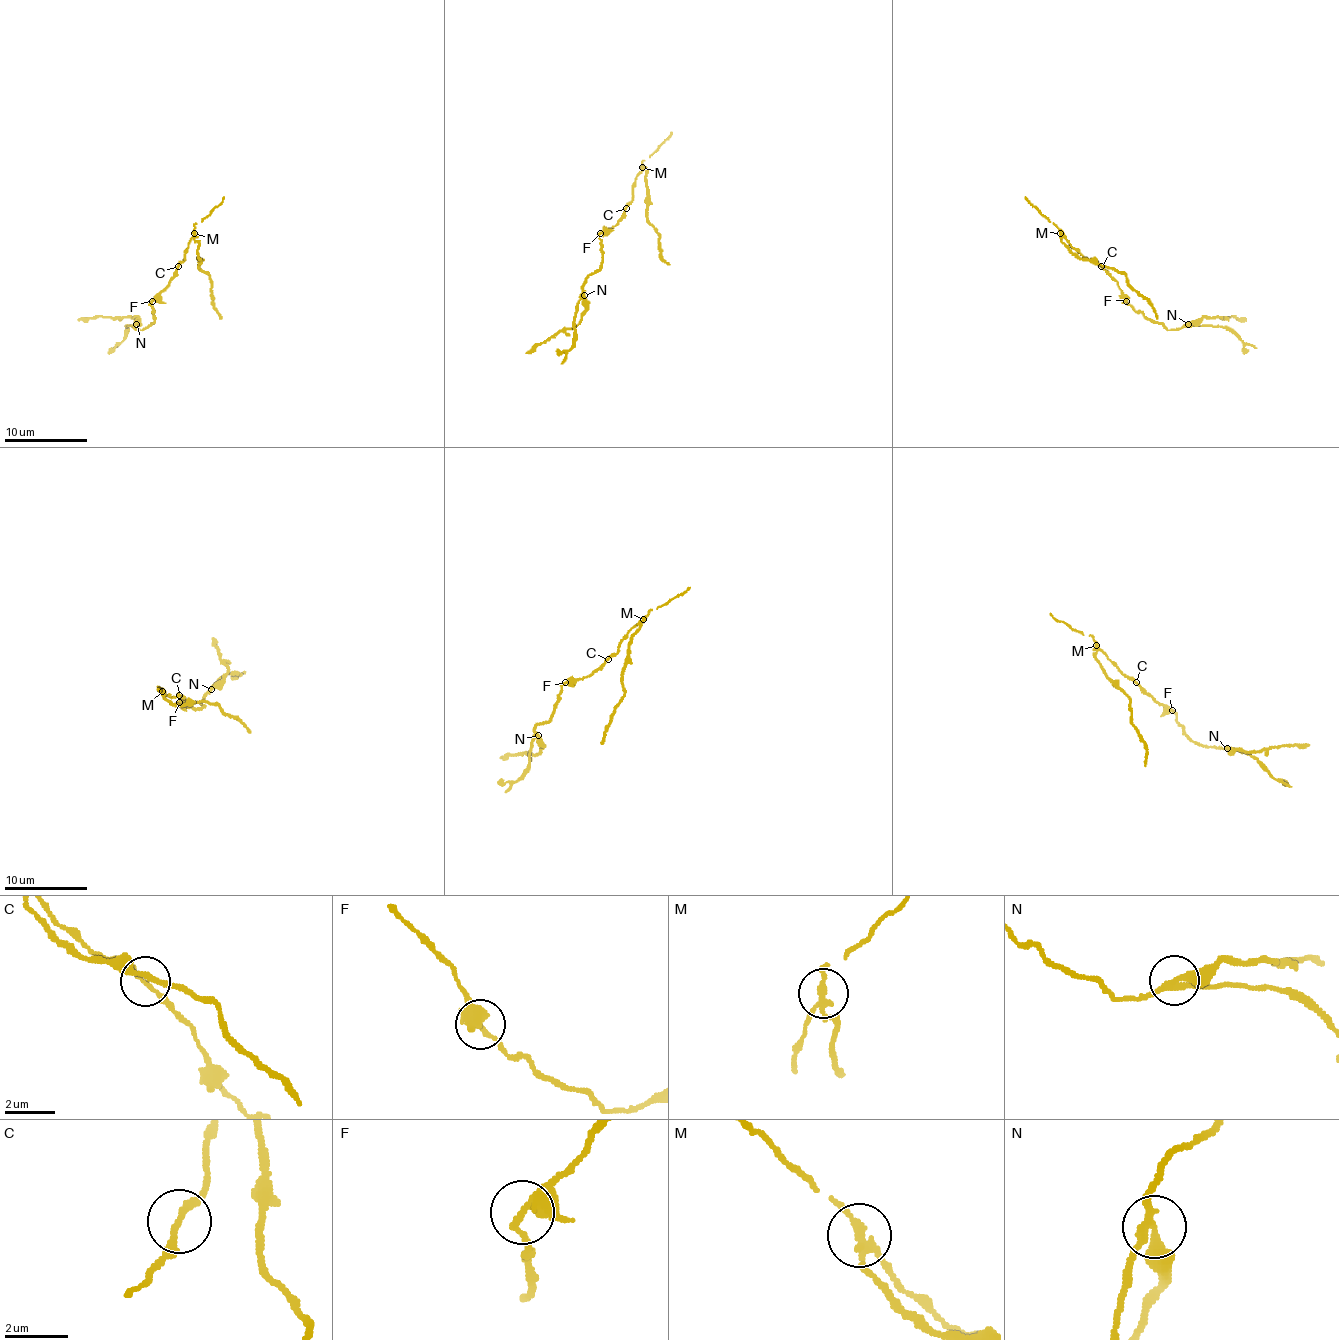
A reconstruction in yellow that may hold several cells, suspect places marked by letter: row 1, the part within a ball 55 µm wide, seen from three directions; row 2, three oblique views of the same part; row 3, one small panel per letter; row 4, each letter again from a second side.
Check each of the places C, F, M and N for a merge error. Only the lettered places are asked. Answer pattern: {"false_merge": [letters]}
{"false_merge": ["M", "N"]}

